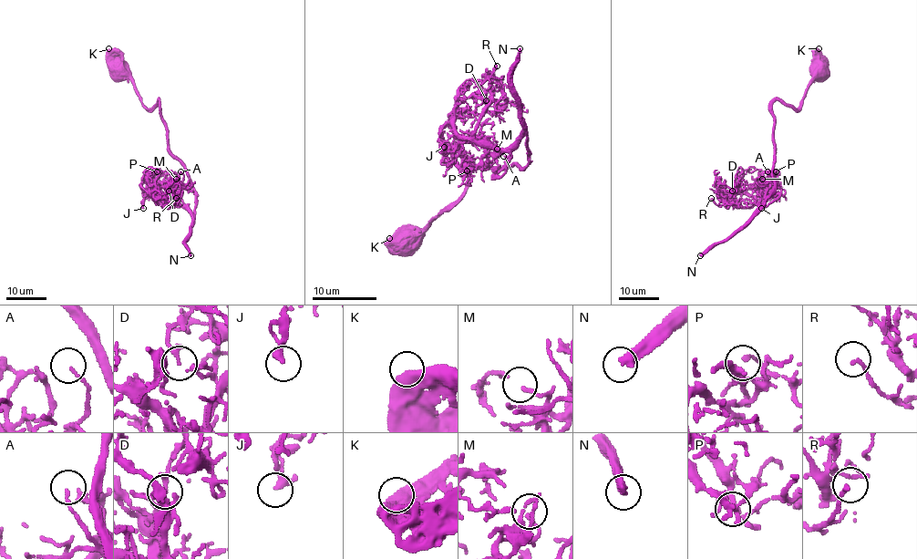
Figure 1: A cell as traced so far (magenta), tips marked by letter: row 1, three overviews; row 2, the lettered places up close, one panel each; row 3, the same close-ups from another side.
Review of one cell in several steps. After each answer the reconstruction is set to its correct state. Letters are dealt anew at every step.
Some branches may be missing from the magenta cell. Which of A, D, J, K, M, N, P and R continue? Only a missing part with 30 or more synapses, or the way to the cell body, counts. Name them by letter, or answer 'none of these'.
N

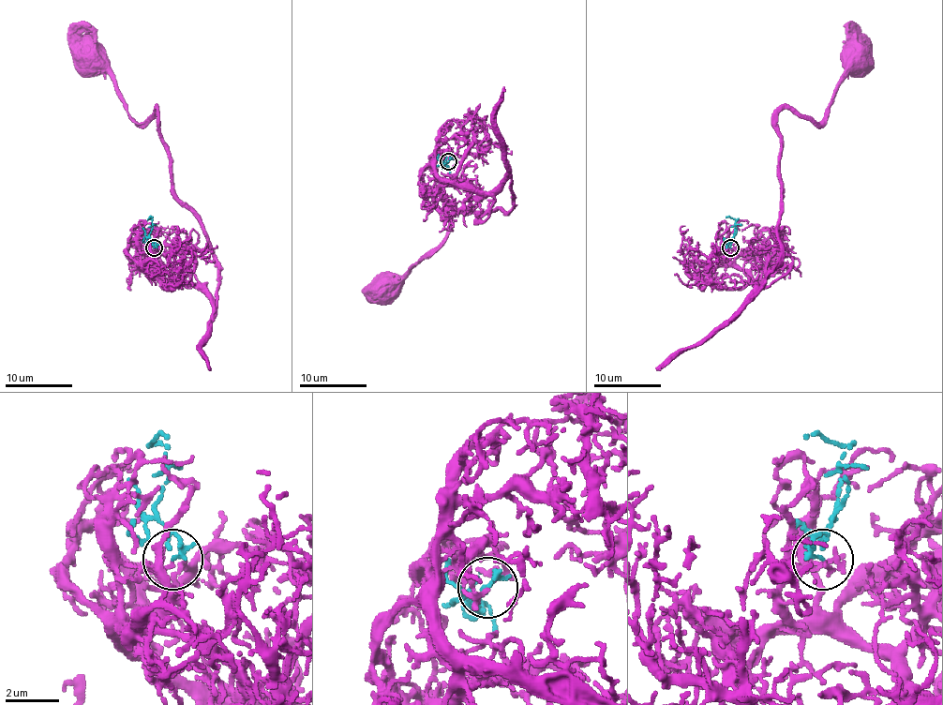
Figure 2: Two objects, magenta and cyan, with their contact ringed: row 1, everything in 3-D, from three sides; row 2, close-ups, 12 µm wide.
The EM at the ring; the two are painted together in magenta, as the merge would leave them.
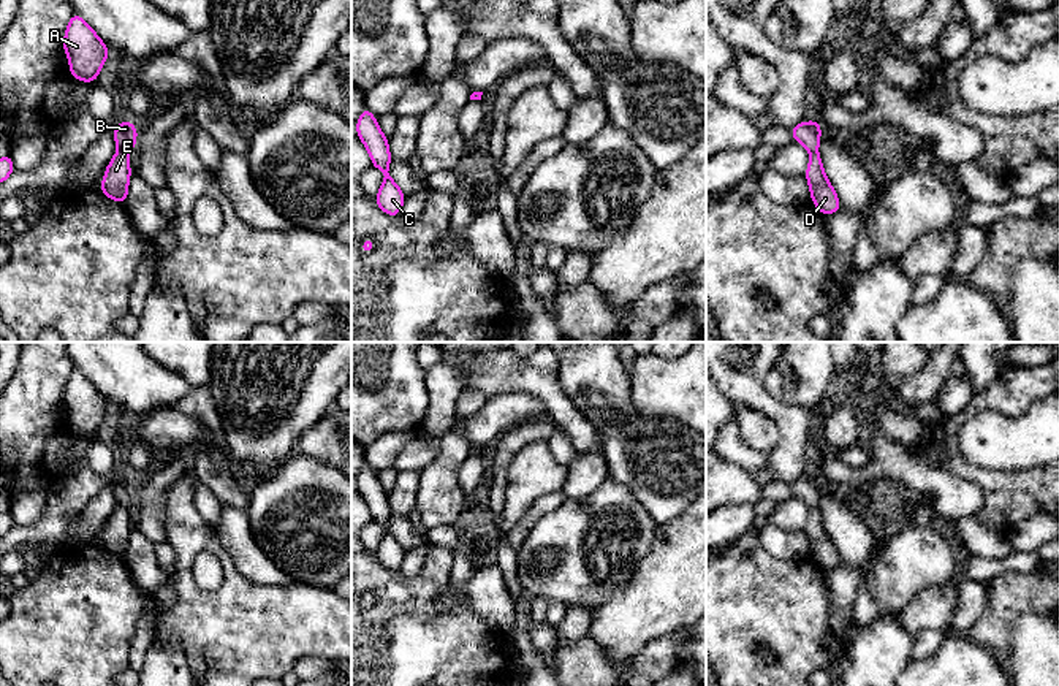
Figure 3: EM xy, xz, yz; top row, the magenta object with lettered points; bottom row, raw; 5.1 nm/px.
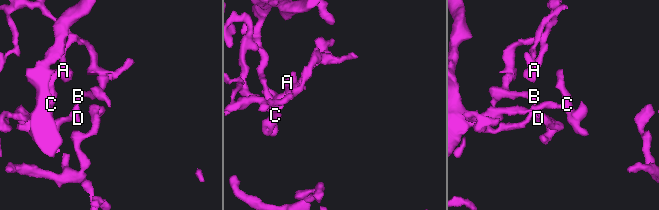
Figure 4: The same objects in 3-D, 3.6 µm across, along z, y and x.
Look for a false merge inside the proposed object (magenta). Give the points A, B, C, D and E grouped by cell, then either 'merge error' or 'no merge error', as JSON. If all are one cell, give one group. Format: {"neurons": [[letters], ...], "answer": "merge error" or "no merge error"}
{"neurons": [["A", "B"], ["C", "D", "E"]], "answer": "merge error"}

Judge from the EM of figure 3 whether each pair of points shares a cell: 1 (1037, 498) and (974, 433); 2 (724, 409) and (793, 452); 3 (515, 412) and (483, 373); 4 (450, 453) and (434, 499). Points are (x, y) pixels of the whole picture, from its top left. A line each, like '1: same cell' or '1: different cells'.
1: different cells
2: different cells
3: different cells
4: same cell

